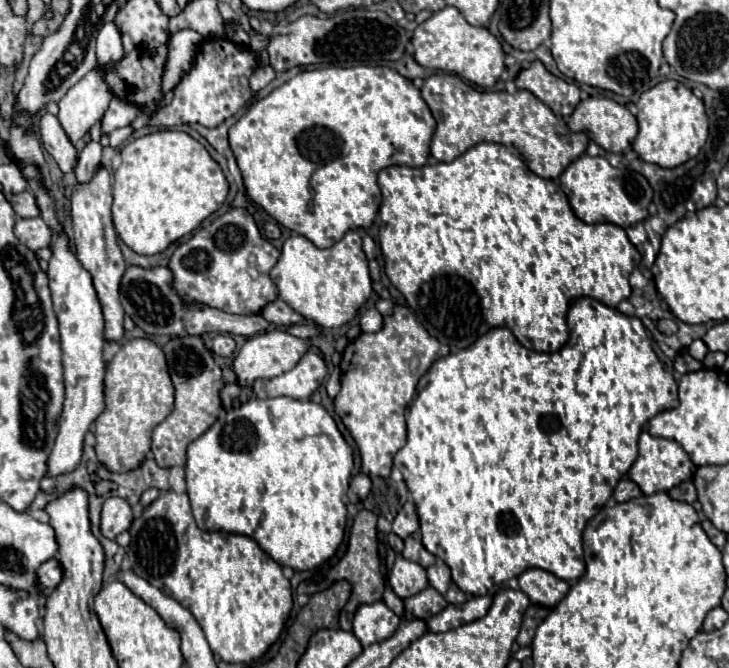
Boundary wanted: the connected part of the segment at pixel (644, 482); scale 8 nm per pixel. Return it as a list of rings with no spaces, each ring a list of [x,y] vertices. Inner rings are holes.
[[[642,431],[640,441],[638,441],[638,459],[628,471],[628,477],[640,485],[644,495],[652,495],[658,491],[670,491],[678,483],[690,479],[696,471],[696,465],[690,461],[688,453],[676,443],[674,439],[664,439],[664,437],[654,437],[648,431]]]

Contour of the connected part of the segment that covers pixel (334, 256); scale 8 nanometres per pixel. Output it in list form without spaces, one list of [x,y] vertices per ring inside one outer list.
[[[348,231],[342,241],[330,249],[320,249],[302,235],[288,237],[270,277],[276,283],[282,301],[286,301],[298,315],[324,329],[336,329],[352,321],[372,293],[368,261],[356,231]]]

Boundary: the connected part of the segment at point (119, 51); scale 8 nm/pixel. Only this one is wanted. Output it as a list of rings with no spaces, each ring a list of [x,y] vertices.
[[[108,23],[102,27],[98,33],[98,43],[96,43],[96,65],[98,67],[108,67],[116,61],[124,59],[124,47],[118,29]]]

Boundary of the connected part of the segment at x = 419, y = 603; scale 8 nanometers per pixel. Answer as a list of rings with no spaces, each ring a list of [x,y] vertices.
[[[426,587],[418,595],[412,595],[410,599],[406,599],[404,605],[406,605],[406,611],[412,613],[414,617],[428,619],[428,617],[440,613],[448,603],[434,587]]]

